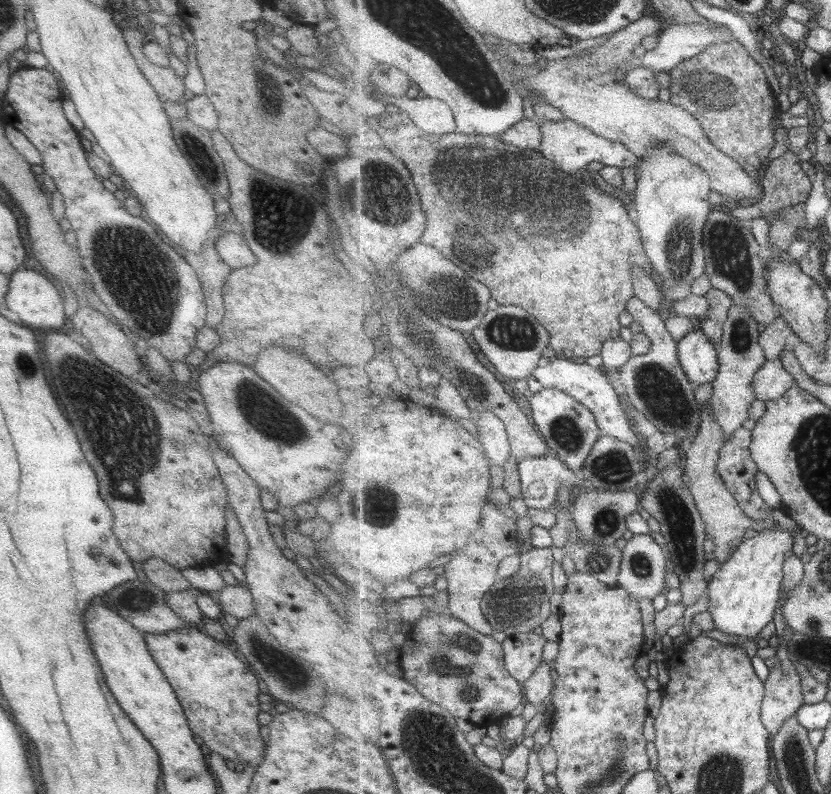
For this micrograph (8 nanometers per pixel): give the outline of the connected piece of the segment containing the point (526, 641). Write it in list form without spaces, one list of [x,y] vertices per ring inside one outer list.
[[[521,633],[517,636],[507,636],[502,642],[506,653],[507,670],[520,682],[529,680],[539,665],[543,663],[543,646],[545,639],[542,635]]]

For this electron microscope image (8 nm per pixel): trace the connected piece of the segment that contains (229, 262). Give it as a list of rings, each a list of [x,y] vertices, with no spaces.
[[[223,232],[214,241],[214,247],[225,266],[231,270],[237,270],[241,266],[251,266],[255,262],[255,256],[251,250],[243,244],[240,233]]]

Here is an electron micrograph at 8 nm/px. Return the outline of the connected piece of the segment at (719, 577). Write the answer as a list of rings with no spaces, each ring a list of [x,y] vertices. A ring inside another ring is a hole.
[[[775,524],[775,529],[765,529],[757,535],[747,536],[743,545],[730,556],[720,571],[711,580],[707,596],[709,606],[707,611],[716,622],[716,630],[727,635],[751,637],[757,640],[761,630],[773,622],[777,614],[777,606],[782,601],[784,582],[784,565],[787,552],[791,554],[795,546],[795,536]]]

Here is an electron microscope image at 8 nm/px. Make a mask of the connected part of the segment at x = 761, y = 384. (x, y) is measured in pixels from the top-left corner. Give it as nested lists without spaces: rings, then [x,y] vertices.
[[[781,358],[775,361],[768,360],[757,372],[753,384],[757,399],[765,402],[780,399],[789,388],[795,386],[797,382],[784,368]]]

